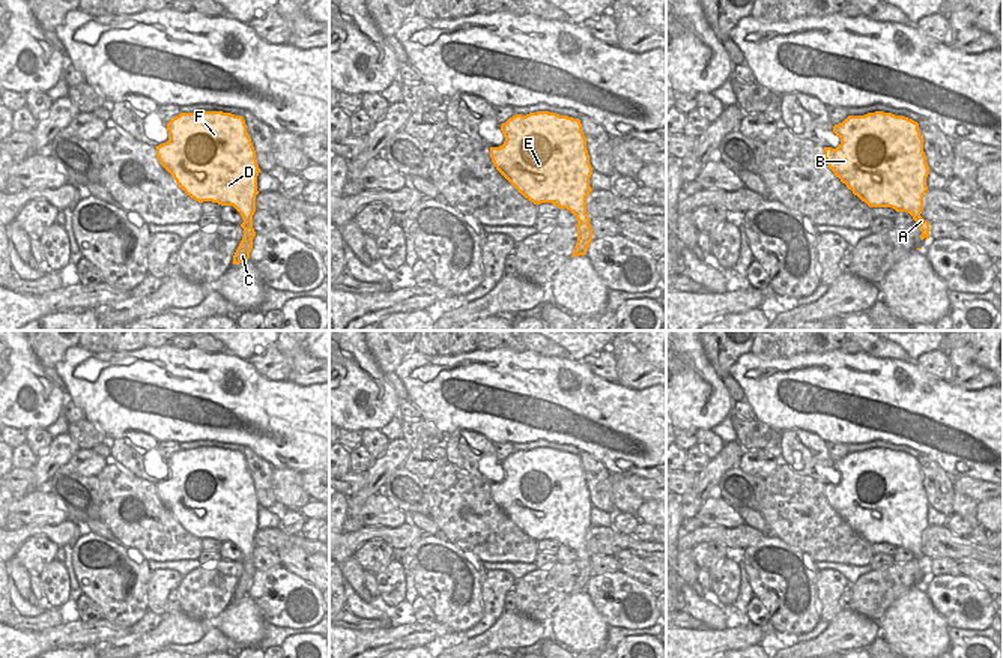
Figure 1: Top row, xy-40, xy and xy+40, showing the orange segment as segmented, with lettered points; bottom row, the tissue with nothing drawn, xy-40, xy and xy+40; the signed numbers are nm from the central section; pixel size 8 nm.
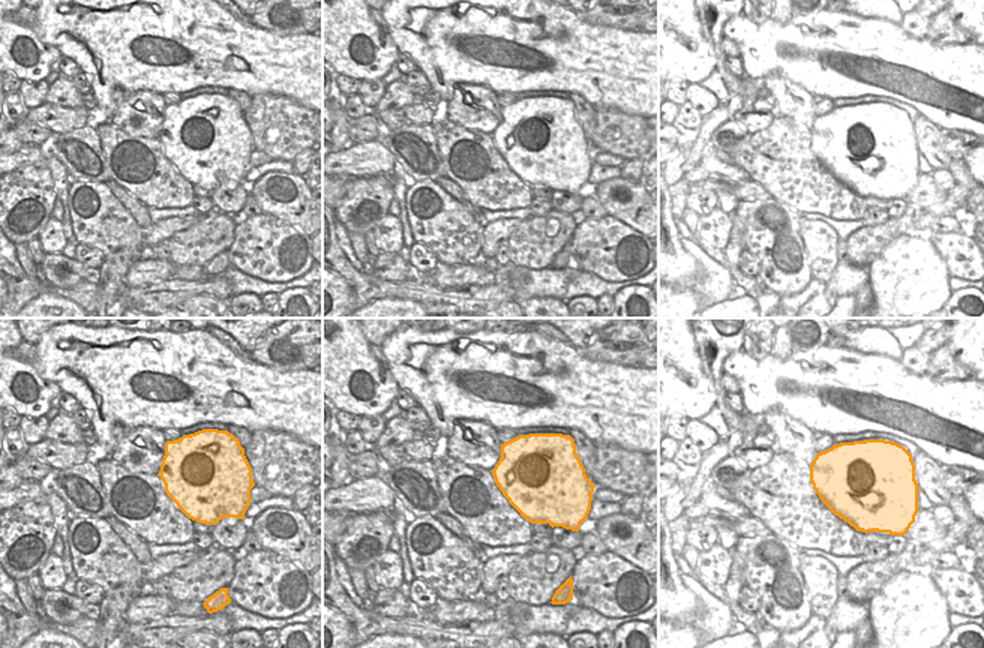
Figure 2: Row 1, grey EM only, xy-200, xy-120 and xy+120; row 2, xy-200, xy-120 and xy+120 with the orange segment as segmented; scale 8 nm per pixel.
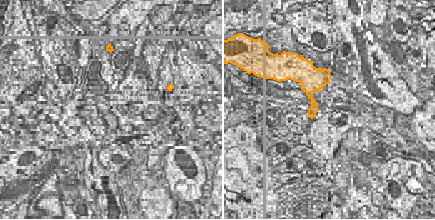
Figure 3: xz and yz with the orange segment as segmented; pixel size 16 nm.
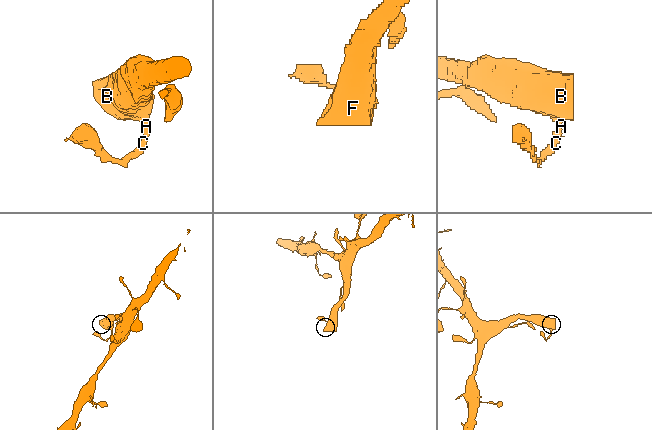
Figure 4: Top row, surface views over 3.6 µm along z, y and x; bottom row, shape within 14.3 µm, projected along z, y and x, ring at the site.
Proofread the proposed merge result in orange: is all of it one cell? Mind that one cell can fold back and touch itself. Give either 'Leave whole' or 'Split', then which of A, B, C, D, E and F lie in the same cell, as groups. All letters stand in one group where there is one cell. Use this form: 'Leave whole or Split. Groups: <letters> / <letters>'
Split. Groups: A B D E F / C.

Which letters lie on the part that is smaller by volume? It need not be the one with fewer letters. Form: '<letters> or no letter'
C

